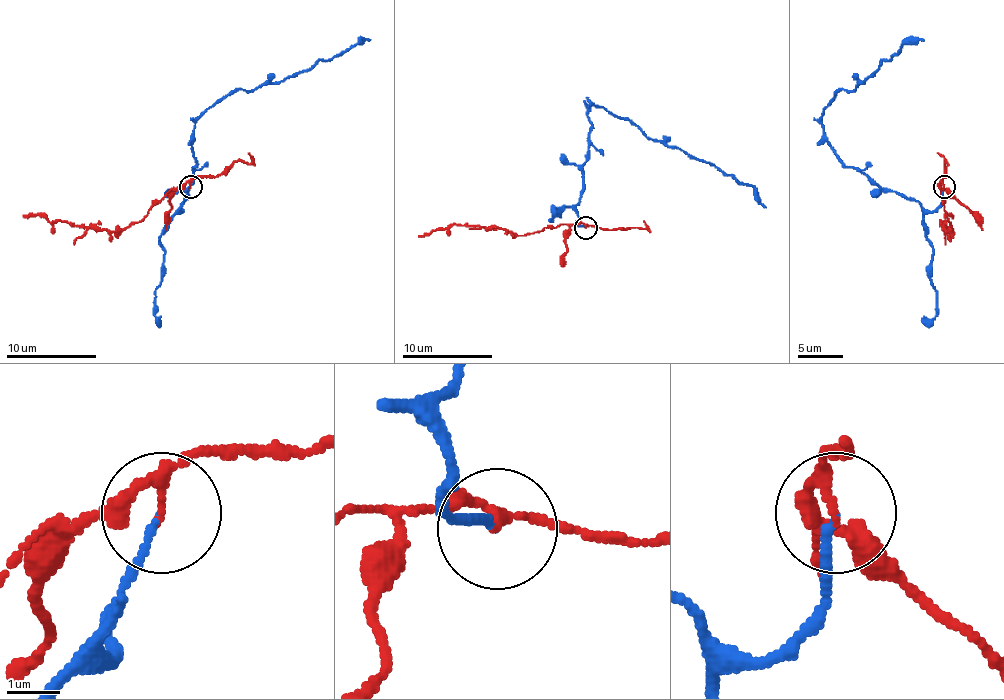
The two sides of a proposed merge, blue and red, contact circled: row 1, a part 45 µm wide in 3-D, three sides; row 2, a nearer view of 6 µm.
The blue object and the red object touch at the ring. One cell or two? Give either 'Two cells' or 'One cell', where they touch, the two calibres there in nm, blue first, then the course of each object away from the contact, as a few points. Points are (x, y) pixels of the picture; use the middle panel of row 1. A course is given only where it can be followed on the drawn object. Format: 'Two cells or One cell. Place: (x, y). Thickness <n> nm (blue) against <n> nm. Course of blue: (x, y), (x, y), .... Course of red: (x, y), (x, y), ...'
Two cells. Place: (586, 227). Thickness 130 nm (blue) against 160 nm. Course of blue: (586, 227), (580, 227), (575, 206), (589, 145), (591, 125), (586, 114), (591, 104), (752, 186), (765, 206). Course of red: (586, 227), (566, 225), (523, 236), (496, 227), (455, 225), (419, 236)

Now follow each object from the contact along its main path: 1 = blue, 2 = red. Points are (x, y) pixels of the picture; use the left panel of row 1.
1: (191, 186), (182, 211), (195, 163), (191, 145), (195, 123), (207, 111), (241, 89), (279, 82), (370, 41)
2: (191, 186), (189, 182), (170, 188), (141, 220), (114, 231), (100, 227), (73, 227), (59, 220), (23, 218)

